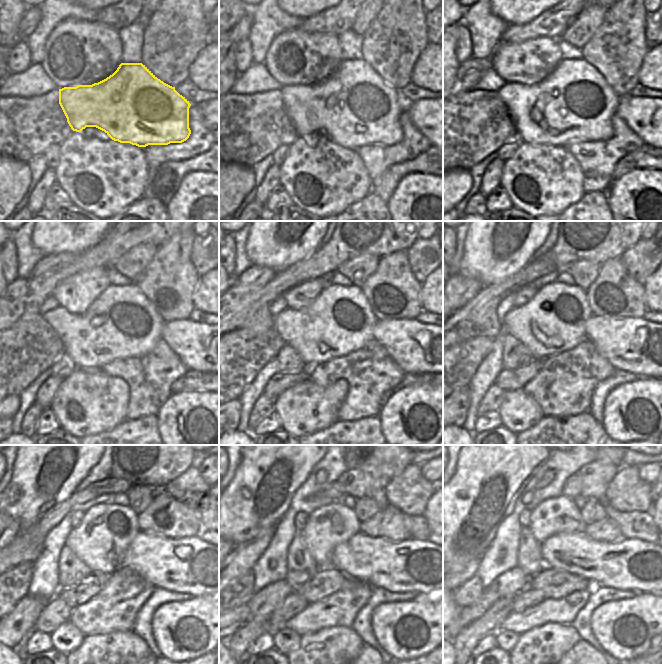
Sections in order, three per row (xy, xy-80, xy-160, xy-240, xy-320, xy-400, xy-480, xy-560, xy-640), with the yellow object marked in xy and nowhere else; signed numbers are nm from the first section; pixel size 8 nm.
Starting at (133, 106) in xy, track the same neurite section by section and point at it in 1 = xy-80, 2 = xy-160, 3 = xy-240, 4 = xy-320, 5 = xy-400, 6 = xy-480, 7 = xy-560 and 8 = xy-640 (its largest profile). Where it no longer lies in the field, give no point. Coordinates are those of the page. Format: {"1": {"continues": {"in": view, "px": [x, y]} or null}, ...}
{"1": {"continues": {"in": "xy-80", "px": [354, 107]}}, "2": {"continues": {"in": "xy-160", "px": [574, 103]}}, "3": {"continues": {"in": "xy-240", "px": [121, 323]}}, "4": {"continues": {"in": "xy-320", "px": [340, 321]}}, "5": {"continues": {"in": "xy-400", "px": [553, 321]}}, "6": {"continues": {"in": "xy-480", "px": [100, 541]}}, "7": {"continues": {"in": "xy-560", "px": [328, 526]}}, "8": {"continues": {"in": "xy-640", "px": [560, 514]}}}

